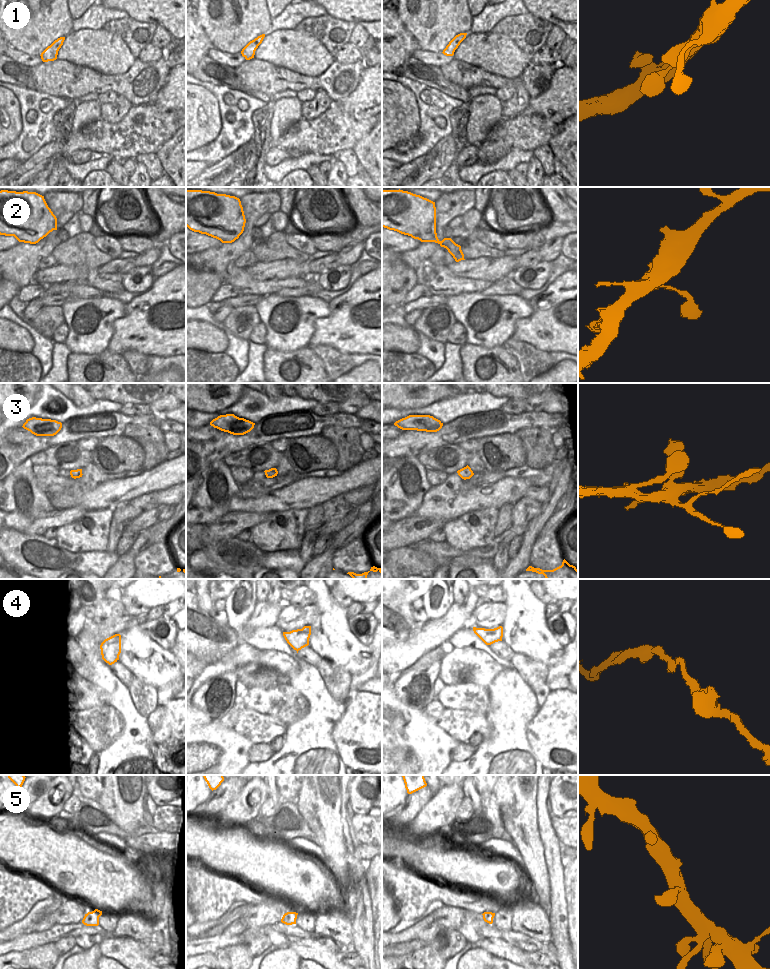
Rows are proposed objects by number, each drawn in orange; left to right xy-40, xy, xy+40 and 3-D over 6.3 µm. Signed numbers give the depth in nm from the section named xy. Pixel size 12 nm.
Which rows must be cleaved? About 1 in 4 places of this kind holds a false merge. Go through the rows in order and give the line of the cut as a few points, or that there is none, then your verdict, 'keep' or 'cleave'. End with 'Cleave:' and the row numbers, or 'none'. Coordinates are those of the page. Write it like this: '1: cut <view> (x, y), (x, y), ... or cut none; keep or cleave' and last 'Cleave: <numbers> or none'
1: cut none; keep
2: cut none; keep
3: cut none; keep
4: cut none; keep
5: cut none; keep
Cleave: none

